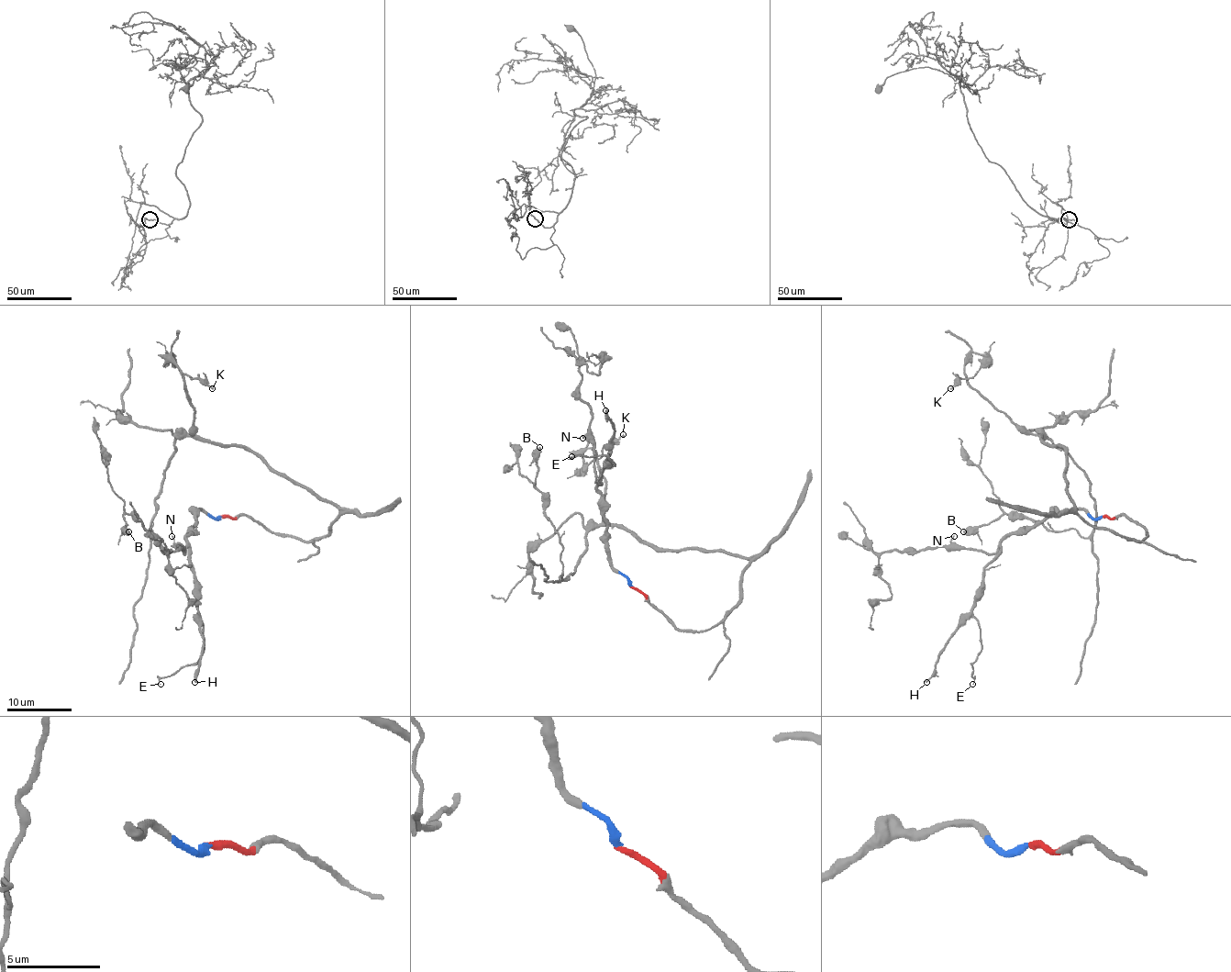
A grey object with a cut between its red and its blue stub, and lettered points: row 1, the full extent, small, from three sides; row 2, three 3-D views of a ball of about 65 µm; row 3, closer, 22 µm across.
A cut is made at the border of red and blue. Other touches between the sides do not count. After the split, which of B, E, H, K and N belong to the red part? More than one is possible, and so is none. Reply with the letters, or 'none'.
B, K

